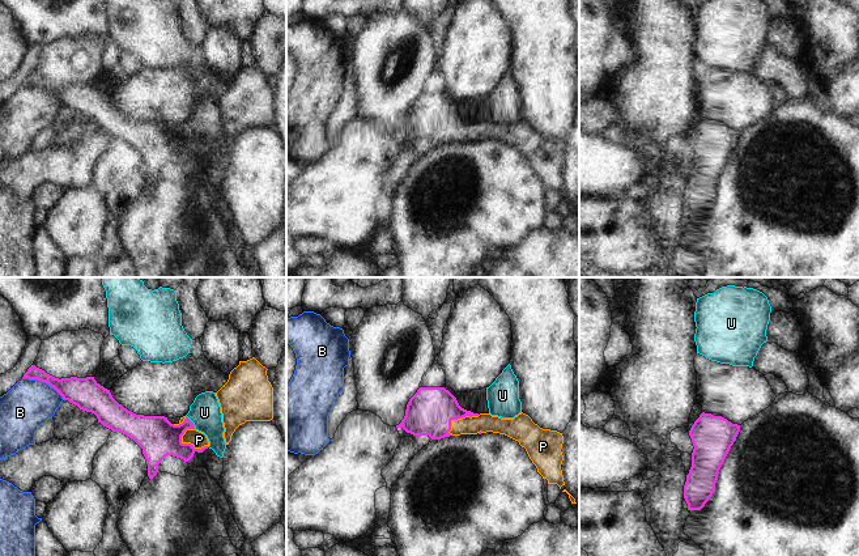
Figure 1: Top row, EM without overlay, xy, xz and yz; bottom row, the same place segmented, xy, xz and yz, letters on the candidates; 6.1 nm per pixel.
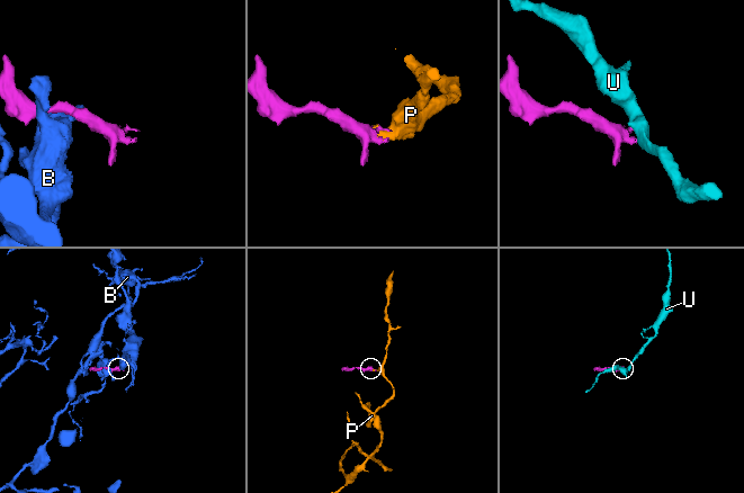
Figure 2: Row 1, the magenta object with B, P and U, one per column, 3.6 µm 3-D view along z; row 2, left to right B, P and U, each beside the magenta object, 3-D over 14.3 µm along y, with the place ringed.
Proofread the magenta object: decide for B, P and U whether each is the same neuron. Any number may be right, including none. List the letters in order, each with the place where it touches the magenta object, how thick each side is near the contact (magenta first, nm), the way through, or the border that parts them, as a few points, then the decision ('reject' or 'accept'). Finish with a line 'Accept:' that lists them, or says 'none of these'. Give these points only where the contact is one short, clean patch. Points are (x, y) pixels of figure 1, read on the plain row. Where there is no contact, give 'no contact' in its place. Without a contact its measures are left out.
B: contact xy (43, 88); calibres 180 and 300 nm; border xy (22, 84), (45, 88), (64, 106); reject
P: contact xy (192, 152); calibres 240 and 100 nm; way xy (157, 144), (181, 147), (192, 152), (199, 147); accept
U: contact xy (192, 130); calibres 240 and 190 nm; border xy (186, 123), (195, 135); reject
Accept: P

